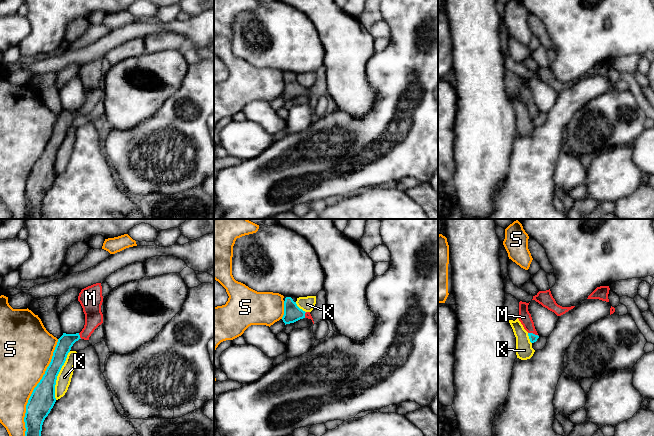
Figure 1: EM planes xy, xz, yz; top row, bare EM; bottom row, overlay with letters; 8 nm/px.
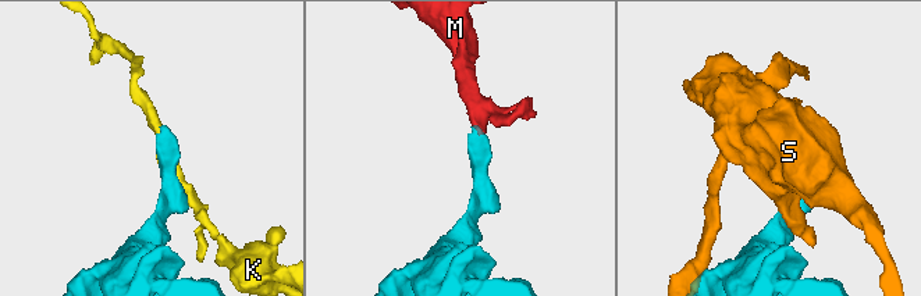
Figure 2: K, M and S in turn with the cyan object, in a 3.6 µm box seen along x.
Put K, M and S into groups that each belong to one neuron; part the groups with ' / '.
K / M / S

